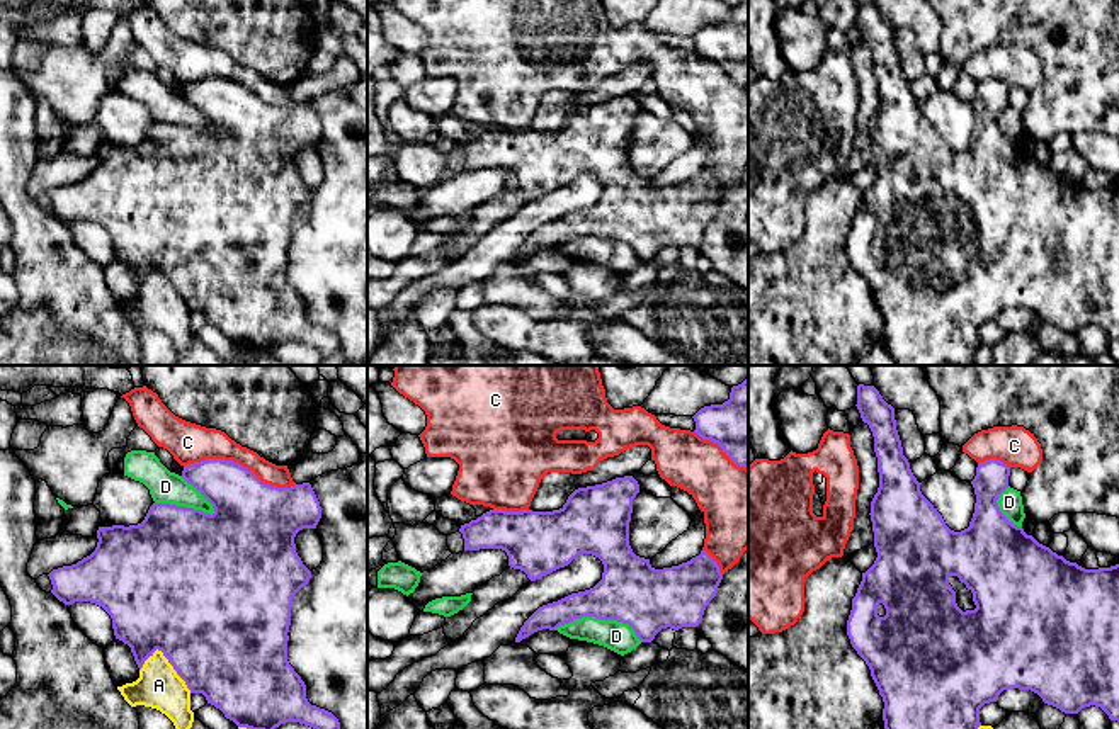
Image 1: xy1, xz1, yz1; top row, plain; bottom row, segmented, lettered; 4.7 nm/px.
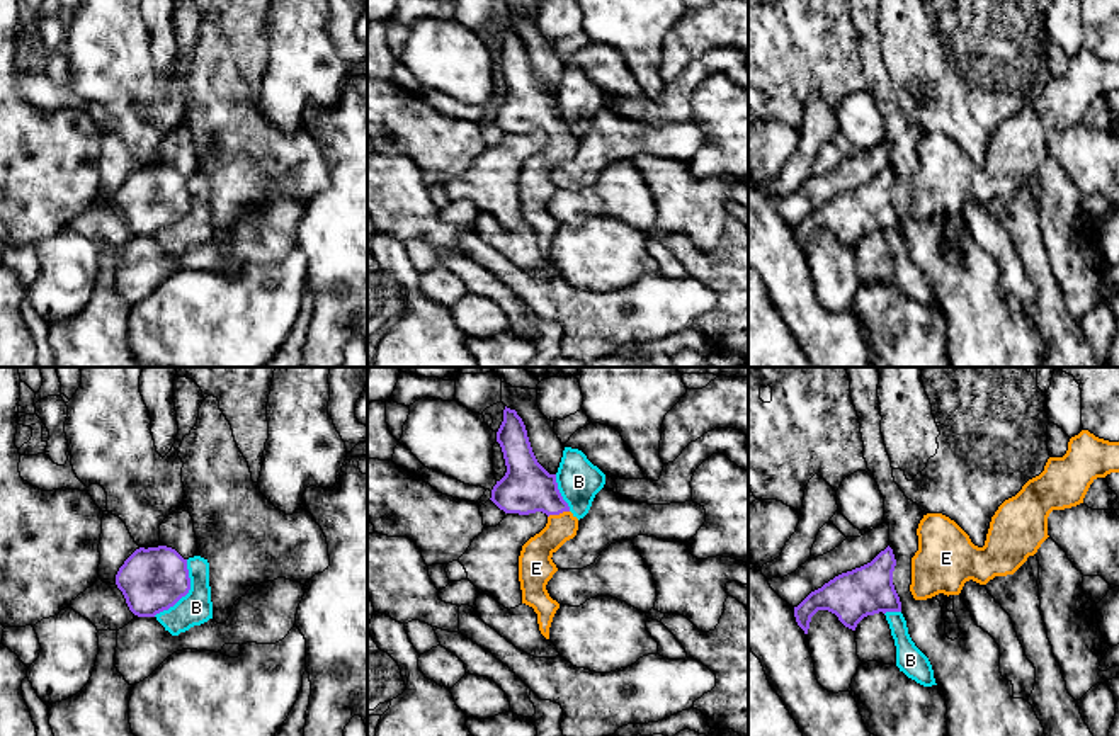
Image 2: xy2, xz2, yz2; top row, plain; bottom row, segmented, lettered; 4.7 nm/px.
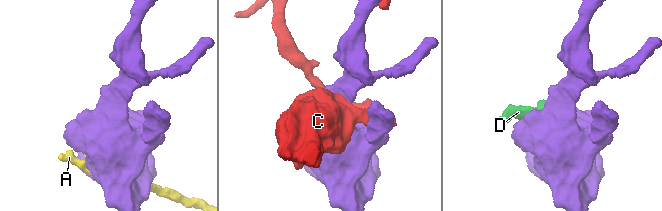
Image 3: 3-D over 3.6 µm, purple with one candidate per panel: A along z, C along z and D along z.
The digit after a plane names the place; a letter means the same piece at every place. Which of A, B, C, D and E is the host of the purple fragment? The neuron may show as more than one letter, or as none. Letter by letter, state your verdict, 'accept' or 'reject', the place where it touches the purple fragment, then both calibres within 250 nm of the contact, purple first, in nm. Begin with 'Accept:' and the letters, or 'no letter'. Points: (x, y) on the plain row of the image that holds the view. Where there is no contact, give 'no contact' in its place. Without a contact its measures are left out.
Accept: E
A: reject | xy1 (169, 281) | 500/200 nm
B: reject | xy2 (186, 213) | 300/160 nm
C: reject | xy1 (238, 84) | 340/180 nm
D: reject | xy1 (186, 126) | 500/150 nm
E: accept | xz2 (558, 133) | 240/150 nm

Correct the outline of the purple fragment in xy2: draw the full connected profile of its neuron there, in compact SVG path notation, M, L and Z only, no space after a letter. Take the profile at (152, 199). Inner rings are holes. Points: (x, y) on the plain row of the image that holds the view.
M167 165L139 167L119 187L116 204L134 235L155 236L189 212L187 178Z

